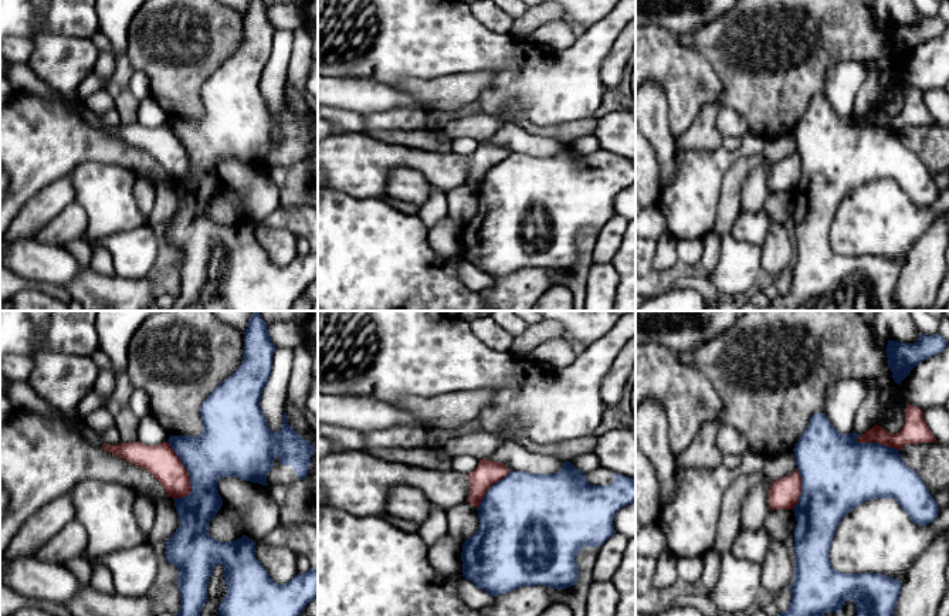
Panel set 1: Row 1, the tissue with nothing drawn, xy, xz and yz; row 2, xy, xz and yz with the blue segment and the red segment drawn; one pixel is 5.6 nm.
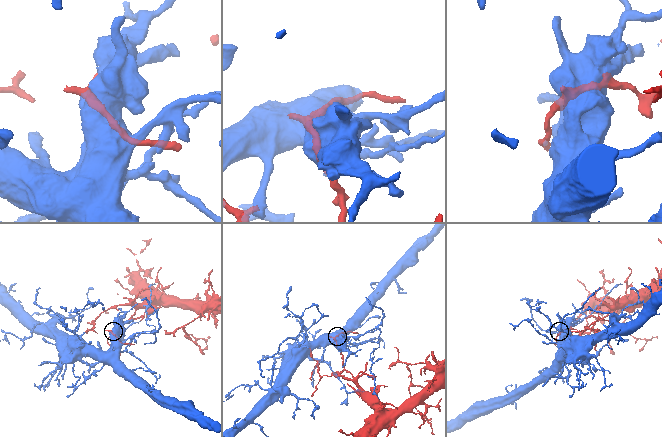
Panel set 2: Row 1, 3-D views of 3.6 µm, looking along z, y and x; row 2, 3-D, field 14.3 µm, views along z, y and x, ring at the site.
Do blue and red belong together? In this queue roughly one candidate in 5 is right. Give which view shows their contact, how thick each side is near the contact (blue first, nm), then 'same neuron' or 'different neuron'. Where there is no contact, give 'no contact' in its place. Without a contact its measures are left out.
contact in xy; calibres 320 and 180 nm; different neuron

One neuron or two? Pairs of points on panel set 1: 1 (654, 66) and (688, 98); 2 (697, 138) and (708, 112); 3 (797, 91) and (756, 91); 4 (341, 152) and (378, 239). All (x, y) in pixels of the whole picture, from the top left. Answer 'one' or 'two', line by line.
1: one
2: one
3: one
4: two

